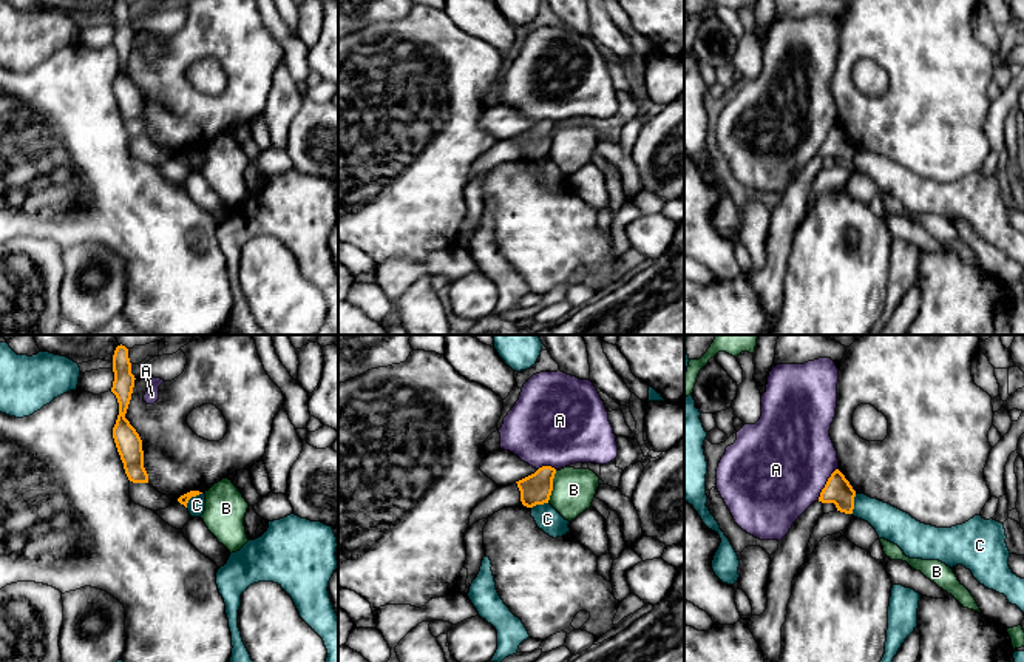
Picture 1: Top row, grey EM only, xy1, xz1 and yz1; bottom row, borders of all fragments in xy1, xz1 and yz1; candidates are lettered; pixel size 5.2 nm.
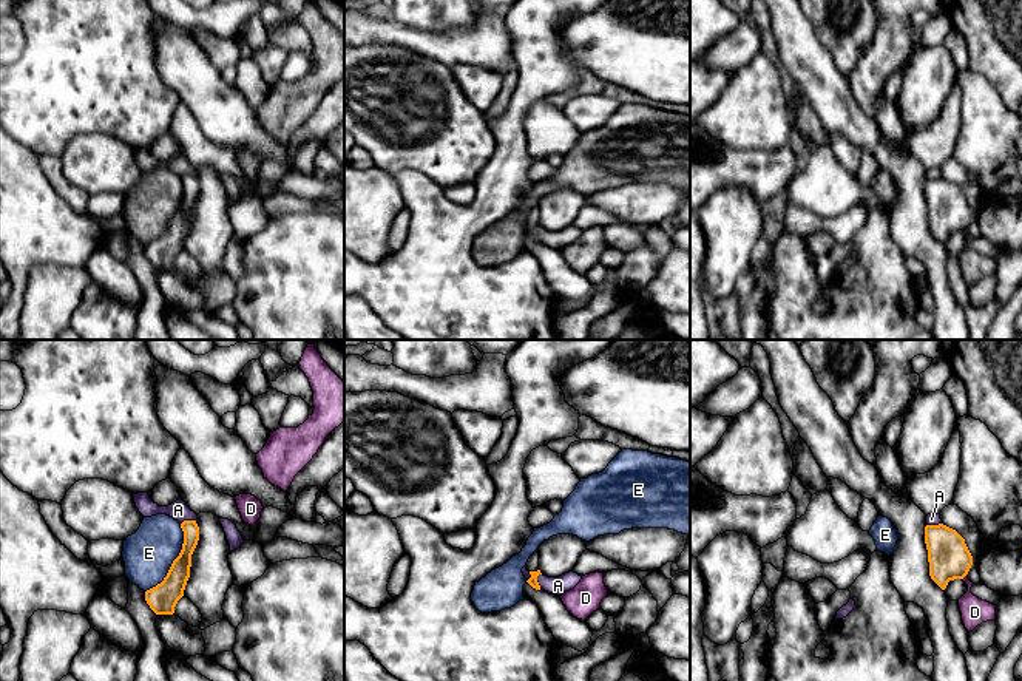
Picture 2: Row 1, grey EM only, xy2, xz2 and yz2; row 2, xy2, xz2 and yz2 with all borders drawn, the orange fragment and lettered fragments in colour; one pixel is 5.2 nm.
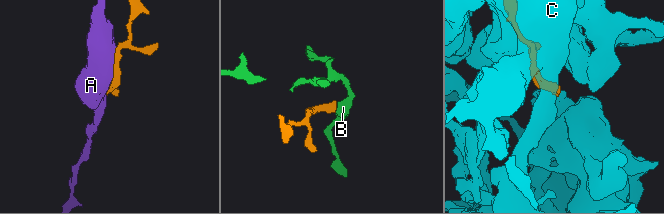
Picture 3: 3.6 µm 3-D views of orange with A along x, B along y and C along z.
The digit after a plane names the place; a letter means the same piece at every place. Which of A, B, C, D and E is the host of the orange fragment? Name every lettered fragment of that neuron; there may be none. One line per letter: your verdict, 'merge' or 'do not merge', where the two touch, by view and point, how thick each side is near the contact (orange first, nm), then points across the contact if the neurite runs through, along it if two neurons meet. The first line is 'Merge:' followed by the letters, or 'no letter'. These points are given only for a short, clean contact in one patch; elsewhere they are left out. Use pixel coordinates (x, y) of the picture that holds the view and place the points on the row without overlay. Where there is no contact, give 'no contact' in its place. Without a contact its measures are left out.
Merge: no letter
A: do not merge | yz1 (827, 138) | 140/480 nm
B: do not merge | xz1 (552, 141) | 160/220 nm | along xz1 (556, 125), (547, 156)
C: do not merge | xy1 (192, 150) | 50/100 nm | along xy1 (203, 147), (192, 151), (186, 161)
D: do not merge | yz2 (965, 229) | 220/140 nm
E: do not merge | xy2 (173, 215) | 150/260 nm

